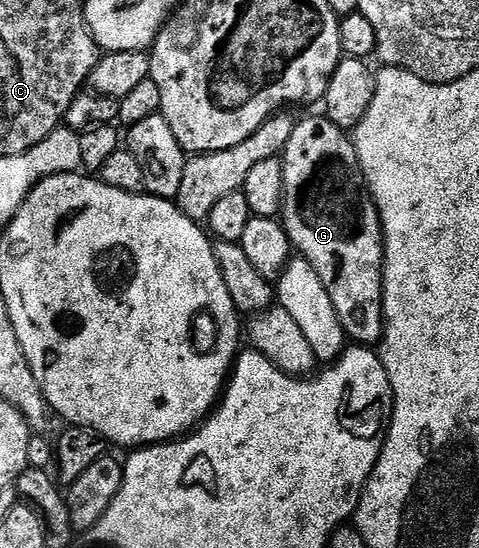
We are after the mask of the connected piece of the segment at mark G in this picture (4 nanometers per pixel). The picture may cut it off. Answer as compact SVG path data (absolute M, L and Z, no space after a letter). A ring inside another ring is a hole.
M323 114L313 119L301 118L294 133L290 133L290 141L286 141L282 162L282 222L288 239L299 258L310 261L314 273L322 277L322 285L326 285L326 293L334 301L345 336L356 345L379 344L384 338L384 224L364 182L355 142L345 128L334 125Z

